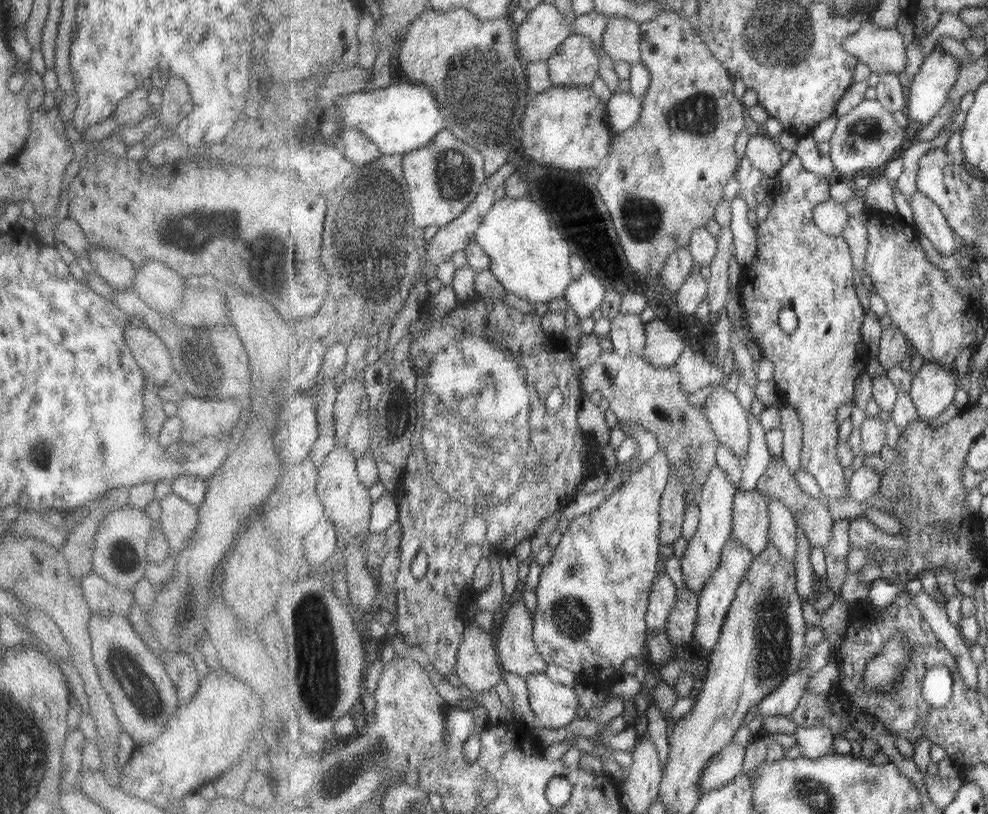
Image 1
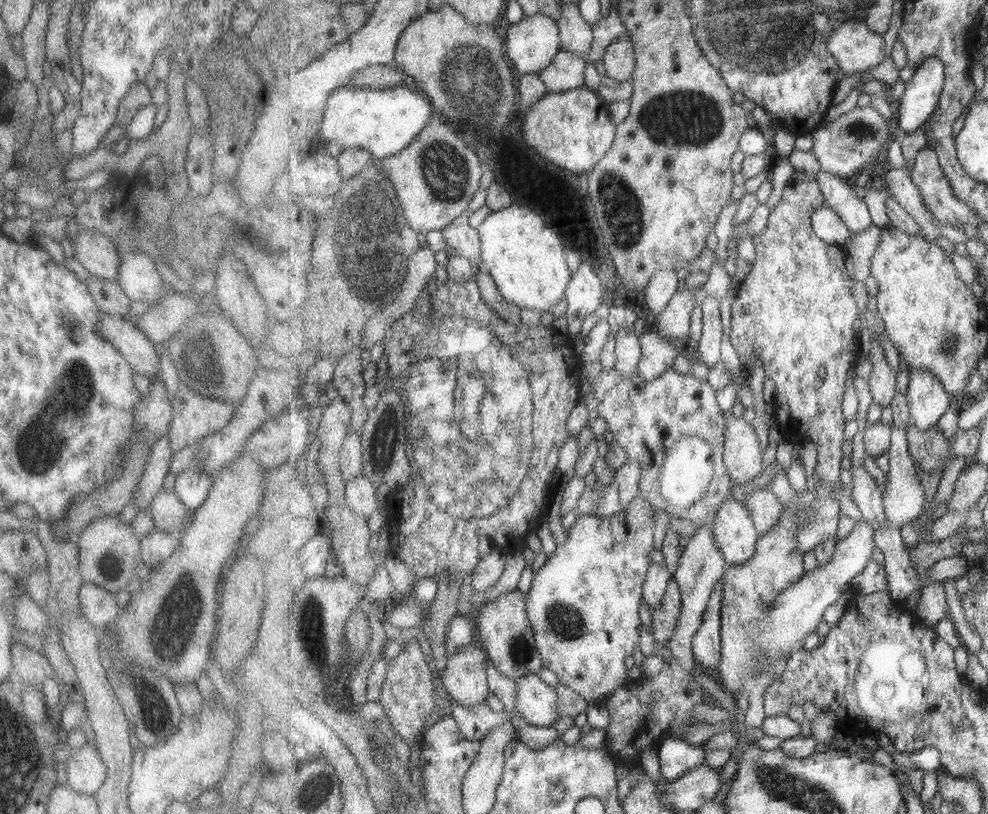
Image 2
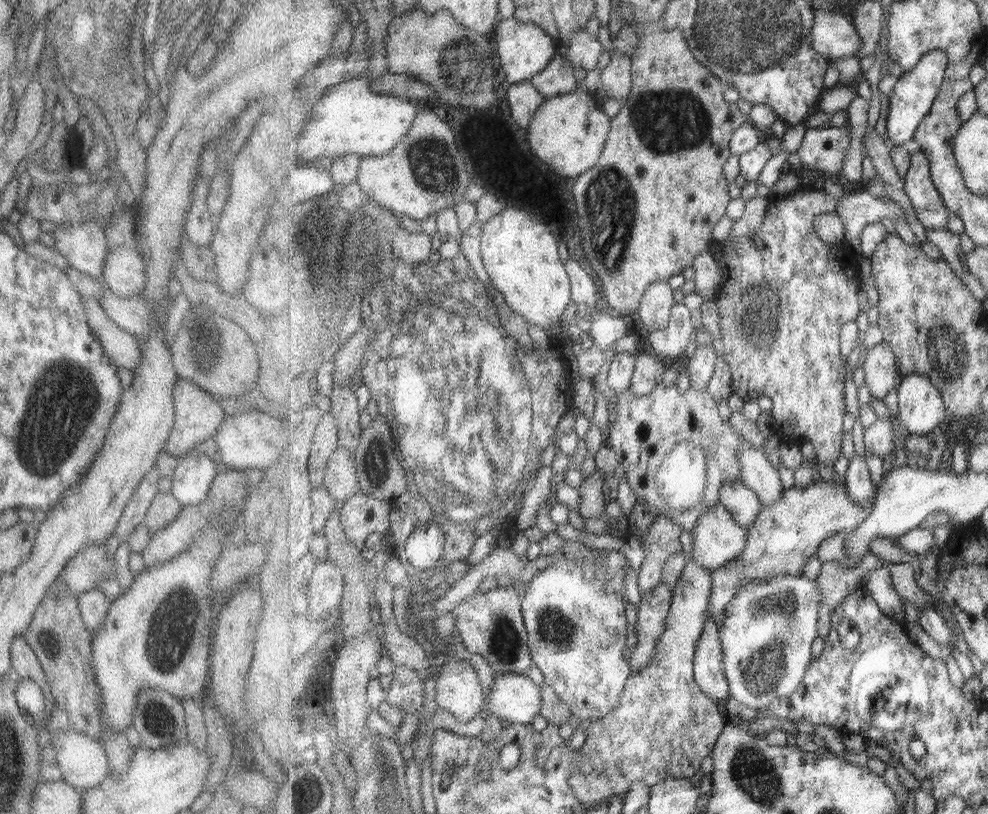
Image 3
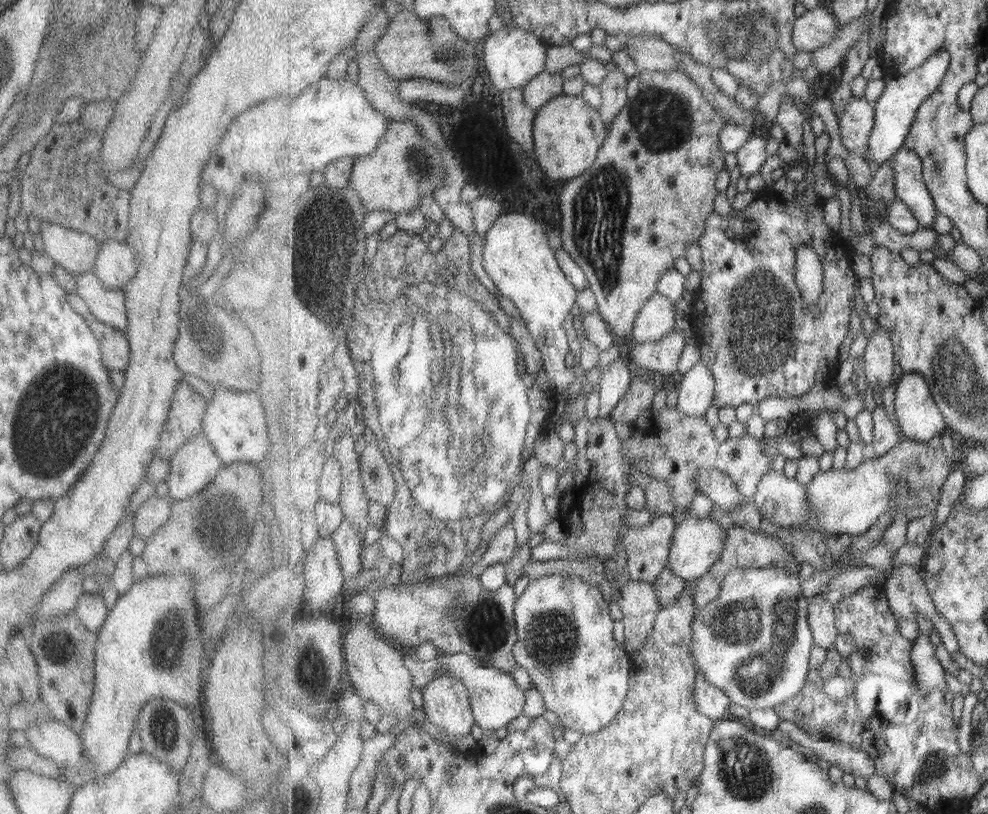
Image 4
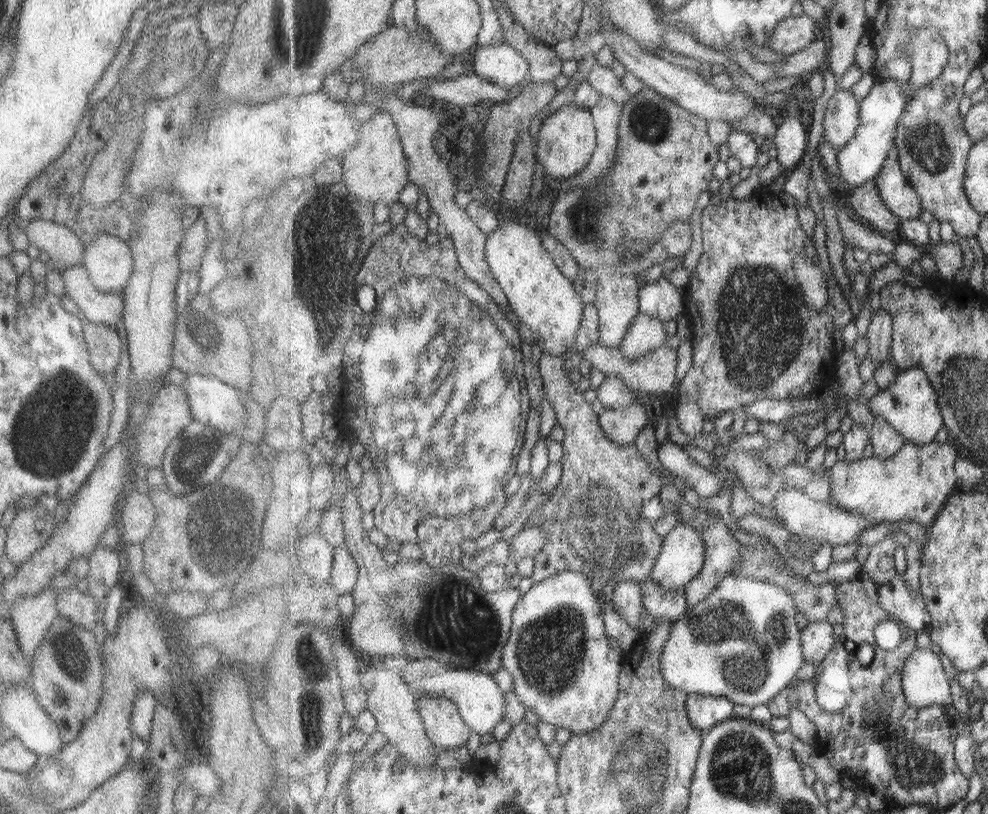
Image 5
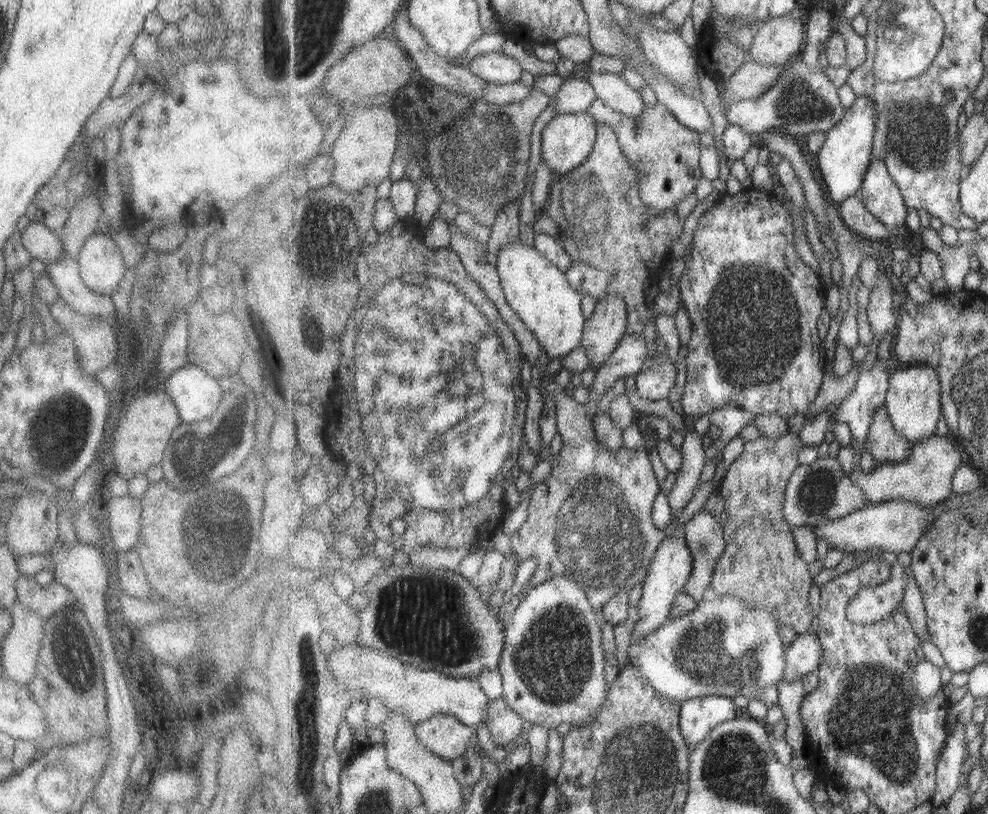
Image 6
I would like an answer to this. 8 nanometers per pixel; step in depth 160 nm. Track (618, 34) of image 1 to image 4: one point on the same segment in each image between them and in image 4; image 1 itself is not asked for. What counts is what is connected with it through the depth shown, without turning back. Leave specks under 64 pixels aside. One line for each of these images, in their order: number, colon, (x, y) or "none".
2: (619, 60)
3: (617, 77)
4: (614, 88)

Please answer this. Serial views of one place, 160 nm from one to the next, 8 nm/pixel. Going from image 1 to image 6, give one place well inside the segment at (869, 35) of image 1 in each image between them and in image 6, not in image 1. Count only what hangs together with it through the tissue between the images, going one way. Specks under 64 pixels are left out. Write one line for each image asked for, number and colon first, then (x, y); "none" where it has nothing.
2: (857, 48)
3: (834, 36)
4: (814, 29)
5: (791, 35)
6: (777, 41)

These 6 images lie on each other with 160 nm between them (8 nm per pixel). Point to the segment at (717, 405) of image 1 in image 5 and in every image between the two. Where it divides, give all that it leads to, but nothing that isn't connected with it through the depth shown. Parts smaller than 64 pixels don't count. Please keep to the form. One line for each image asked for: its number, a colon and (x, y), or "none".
2: (742, 452)
3: (759, 474)
4: (781, 498)
5: (801, 514)

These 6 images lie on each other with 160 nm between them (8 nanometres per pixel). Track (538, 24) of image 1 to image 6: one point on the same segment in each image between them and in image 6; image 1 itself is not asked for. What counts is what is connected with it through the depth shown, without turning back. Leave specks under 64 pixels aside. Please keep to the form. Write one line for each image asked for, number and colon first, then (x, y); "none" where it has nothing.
2: (532, 44)
3: (524, 49)
4: (513, 57)
5: (501, 64)
6: (496, 67)

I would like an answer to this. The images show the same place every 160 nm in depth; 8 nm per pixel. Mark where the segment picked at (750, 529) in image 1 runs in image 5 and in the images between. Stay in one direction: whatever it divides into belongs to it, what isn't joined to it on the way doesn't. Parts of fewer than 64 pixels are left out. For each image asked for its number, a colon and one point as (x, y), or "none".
2: (734, 530)
3: (718, 539)
4: (697, 544)
5: (683, 553)

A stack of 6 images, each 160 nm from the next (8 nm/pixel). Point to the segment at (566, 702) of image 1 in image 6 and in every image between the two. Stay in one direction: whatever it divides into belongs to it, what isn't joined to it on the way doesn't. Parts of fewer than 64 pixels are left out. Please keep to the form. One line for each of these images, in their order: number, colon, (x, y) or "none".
2: (537, 702)
3: (516, 698)
4: (496, 700)
5: (482, 703)
6: (419, 694)

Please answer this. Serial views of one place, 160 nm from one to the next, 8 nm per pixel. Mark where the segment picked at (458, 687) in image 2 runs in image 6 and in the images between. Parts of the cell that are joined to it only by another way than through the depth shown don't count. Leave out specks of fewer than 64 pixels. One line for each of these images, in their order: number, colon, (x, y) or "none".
3: (459, 692)
4: (447, 704)
5: (442, 719)
6: (447, 737)

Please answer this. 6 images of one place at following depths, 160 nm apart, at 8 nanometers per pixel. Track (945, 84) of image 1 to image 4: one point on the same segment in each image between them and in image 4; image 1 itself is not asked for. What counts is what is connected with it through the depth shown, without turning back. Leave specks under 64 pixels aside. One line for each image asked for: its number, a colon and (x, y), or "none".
2: (922, 94)
3: (914, 93)
4: (895, 110)

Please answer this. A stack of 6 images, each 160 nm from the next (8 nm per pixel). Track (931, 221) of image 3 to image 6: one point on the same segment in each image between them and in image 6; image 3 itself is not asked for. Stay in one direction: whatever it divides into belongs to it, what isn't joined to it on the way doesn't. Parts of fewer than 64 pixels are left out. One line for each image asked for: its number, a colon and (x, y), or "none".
4: (910, 186)
5: (895, 189)
6: (880, 193)

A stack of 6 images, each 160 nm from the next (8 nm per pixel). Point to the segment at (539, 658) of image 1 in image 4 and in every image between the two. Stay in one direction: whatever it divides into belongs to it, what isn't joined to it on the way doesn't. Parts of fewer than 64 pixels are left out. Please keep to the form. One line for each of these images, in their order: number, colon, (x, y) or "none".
2: (505, 629)
3: (491, 624)
4: (457, 614)

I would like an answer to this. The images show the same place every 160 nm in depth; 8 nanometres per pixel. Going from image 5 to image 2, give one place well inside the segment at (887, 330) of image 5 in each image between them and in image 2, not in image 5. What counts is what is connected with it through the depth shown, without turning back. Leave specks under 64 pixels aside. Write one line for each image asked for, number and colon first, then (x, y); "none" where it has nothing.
2: (883, 380)
3: (882, 376)
4: (881, 363)

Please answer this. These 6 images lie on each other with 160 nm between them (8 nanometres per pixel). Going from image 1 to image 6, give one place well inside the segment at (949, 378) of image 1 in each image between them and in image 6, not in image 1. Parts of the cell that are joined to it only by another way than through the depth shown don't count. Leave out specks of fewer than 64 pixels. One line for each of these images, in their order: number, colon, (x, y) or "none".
2: (928, 400)
3: (921, 406)
4: (919, 417)
5: (910, 404)
6: (914, 401)

